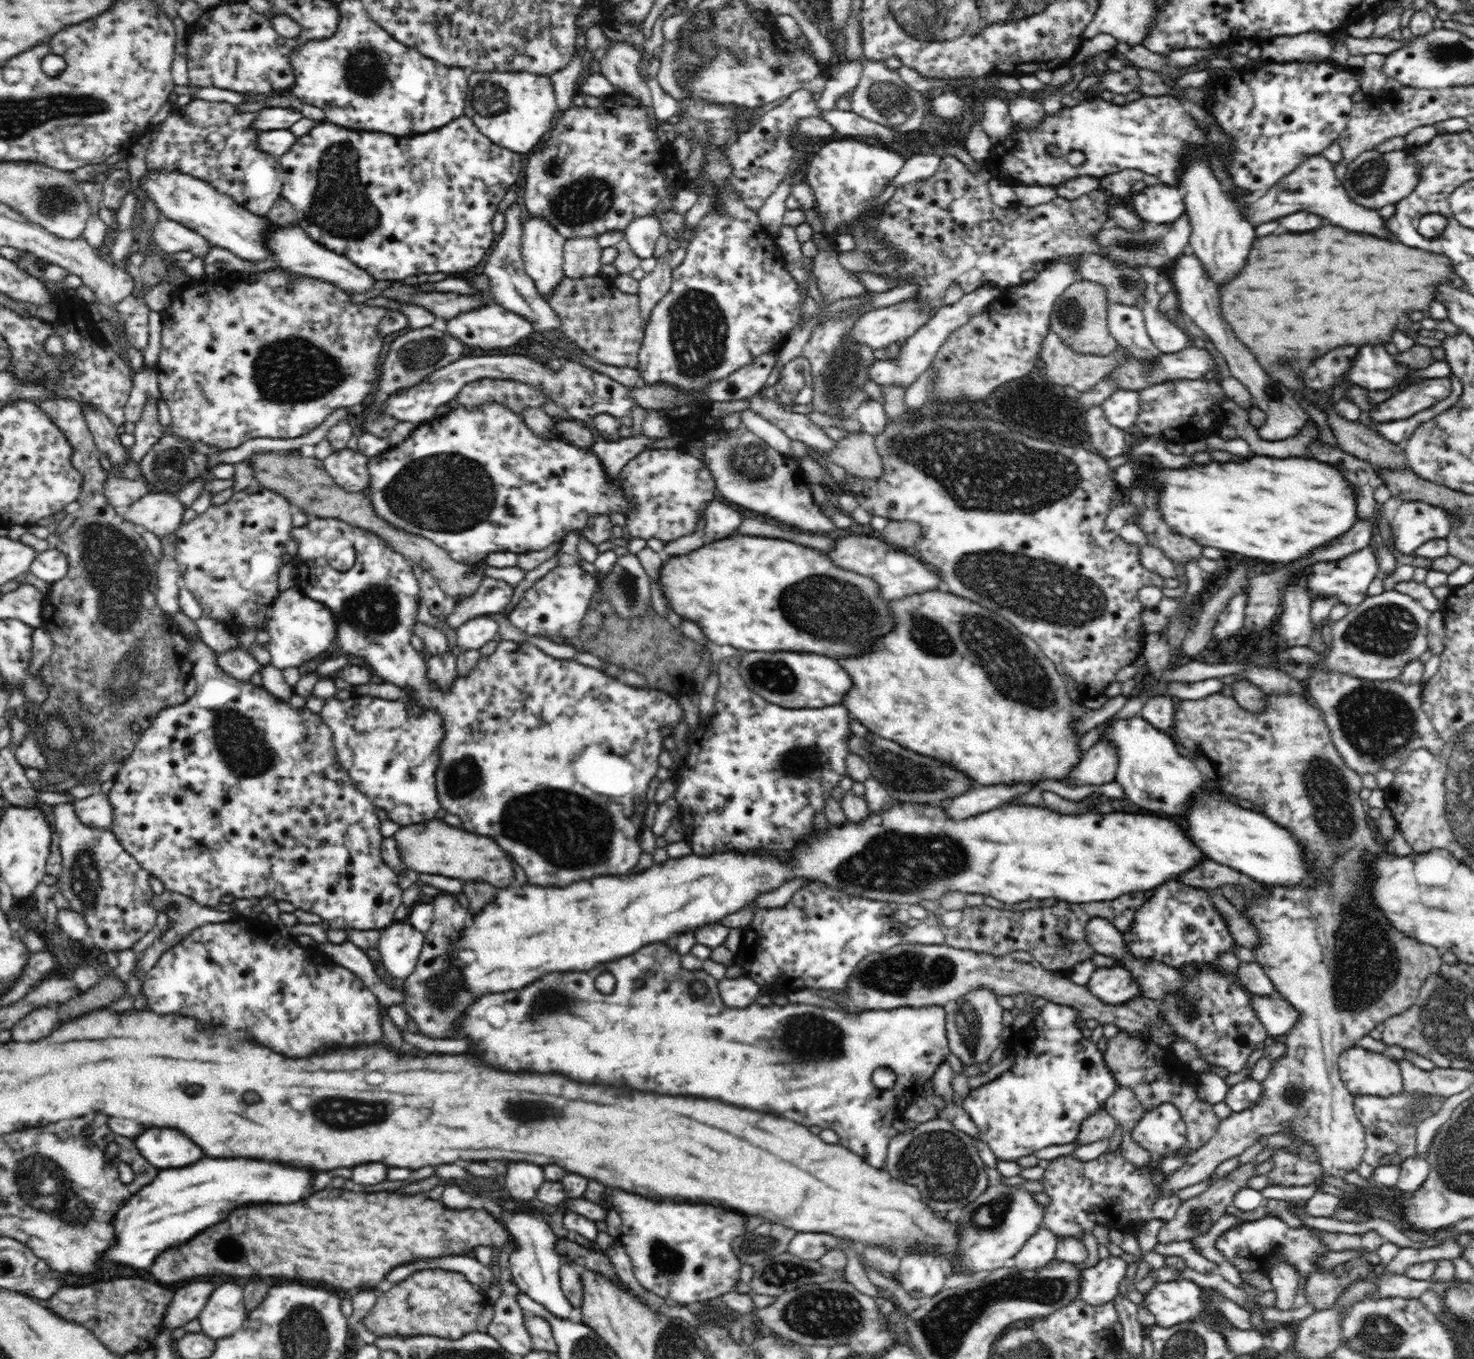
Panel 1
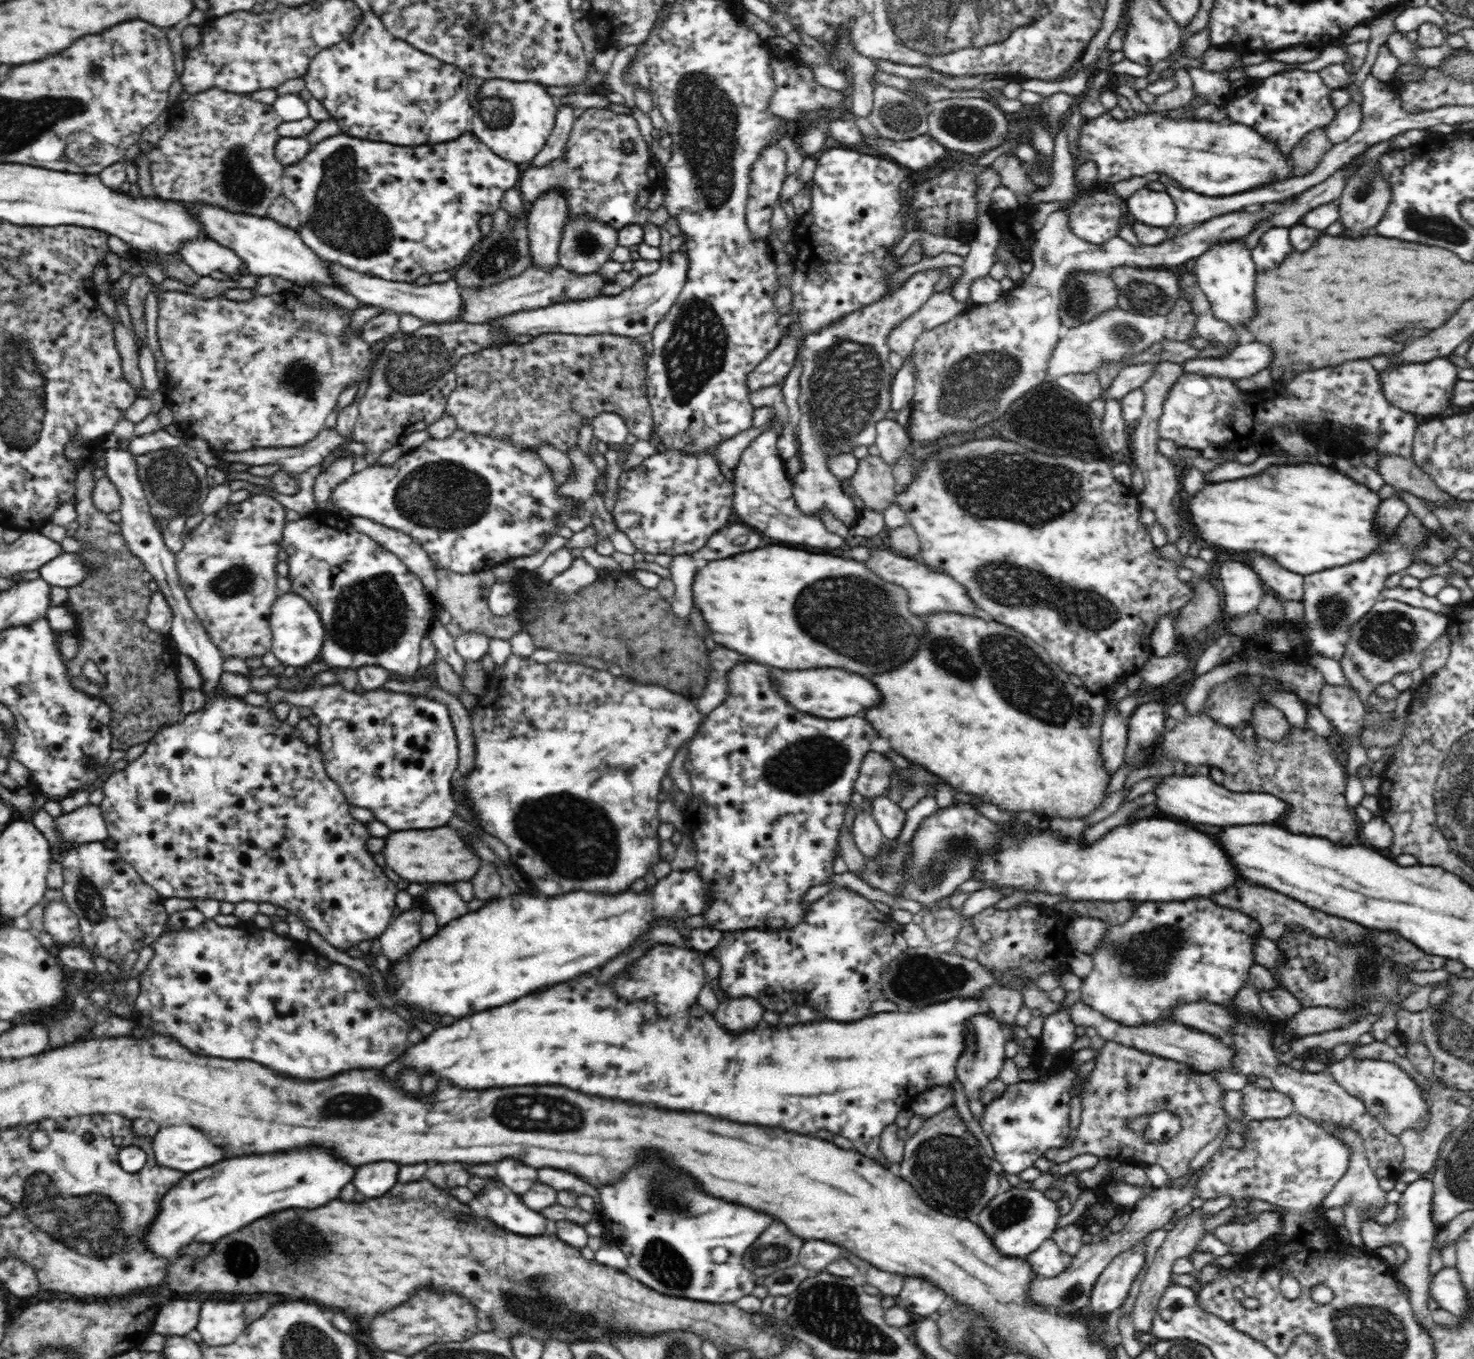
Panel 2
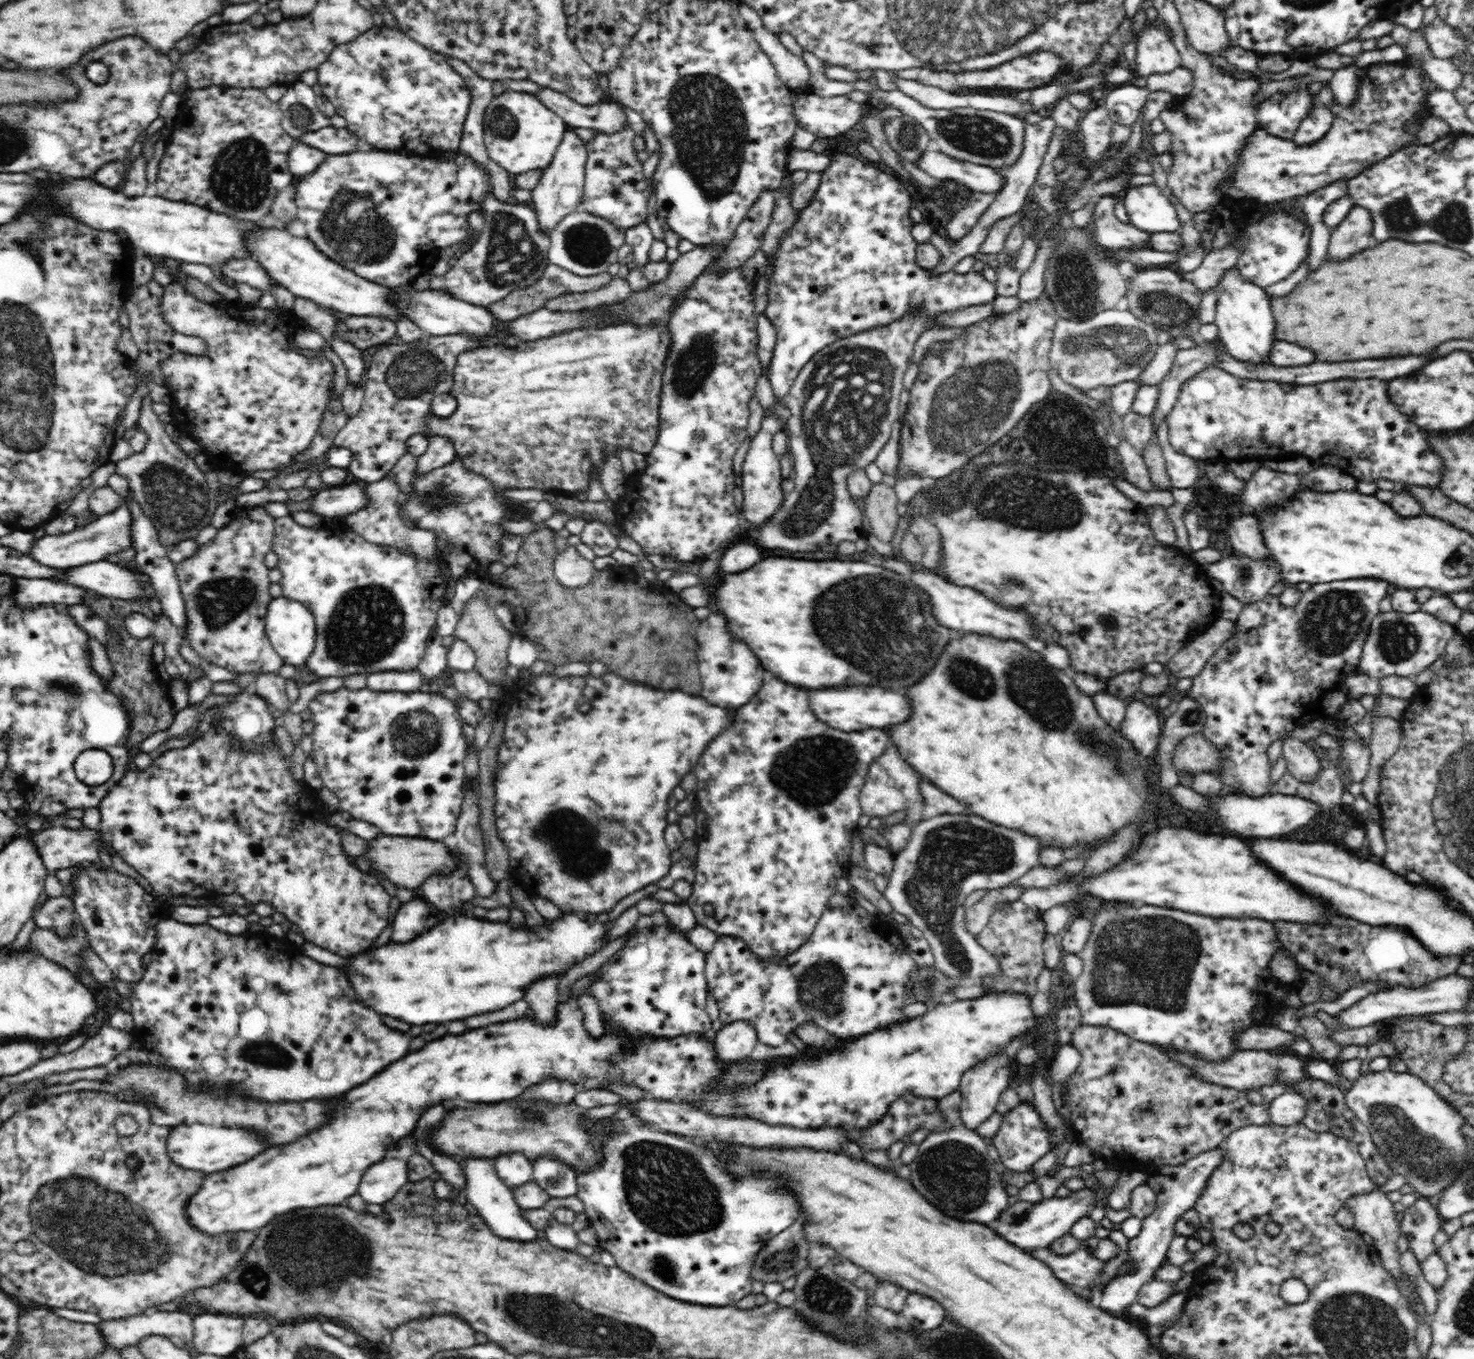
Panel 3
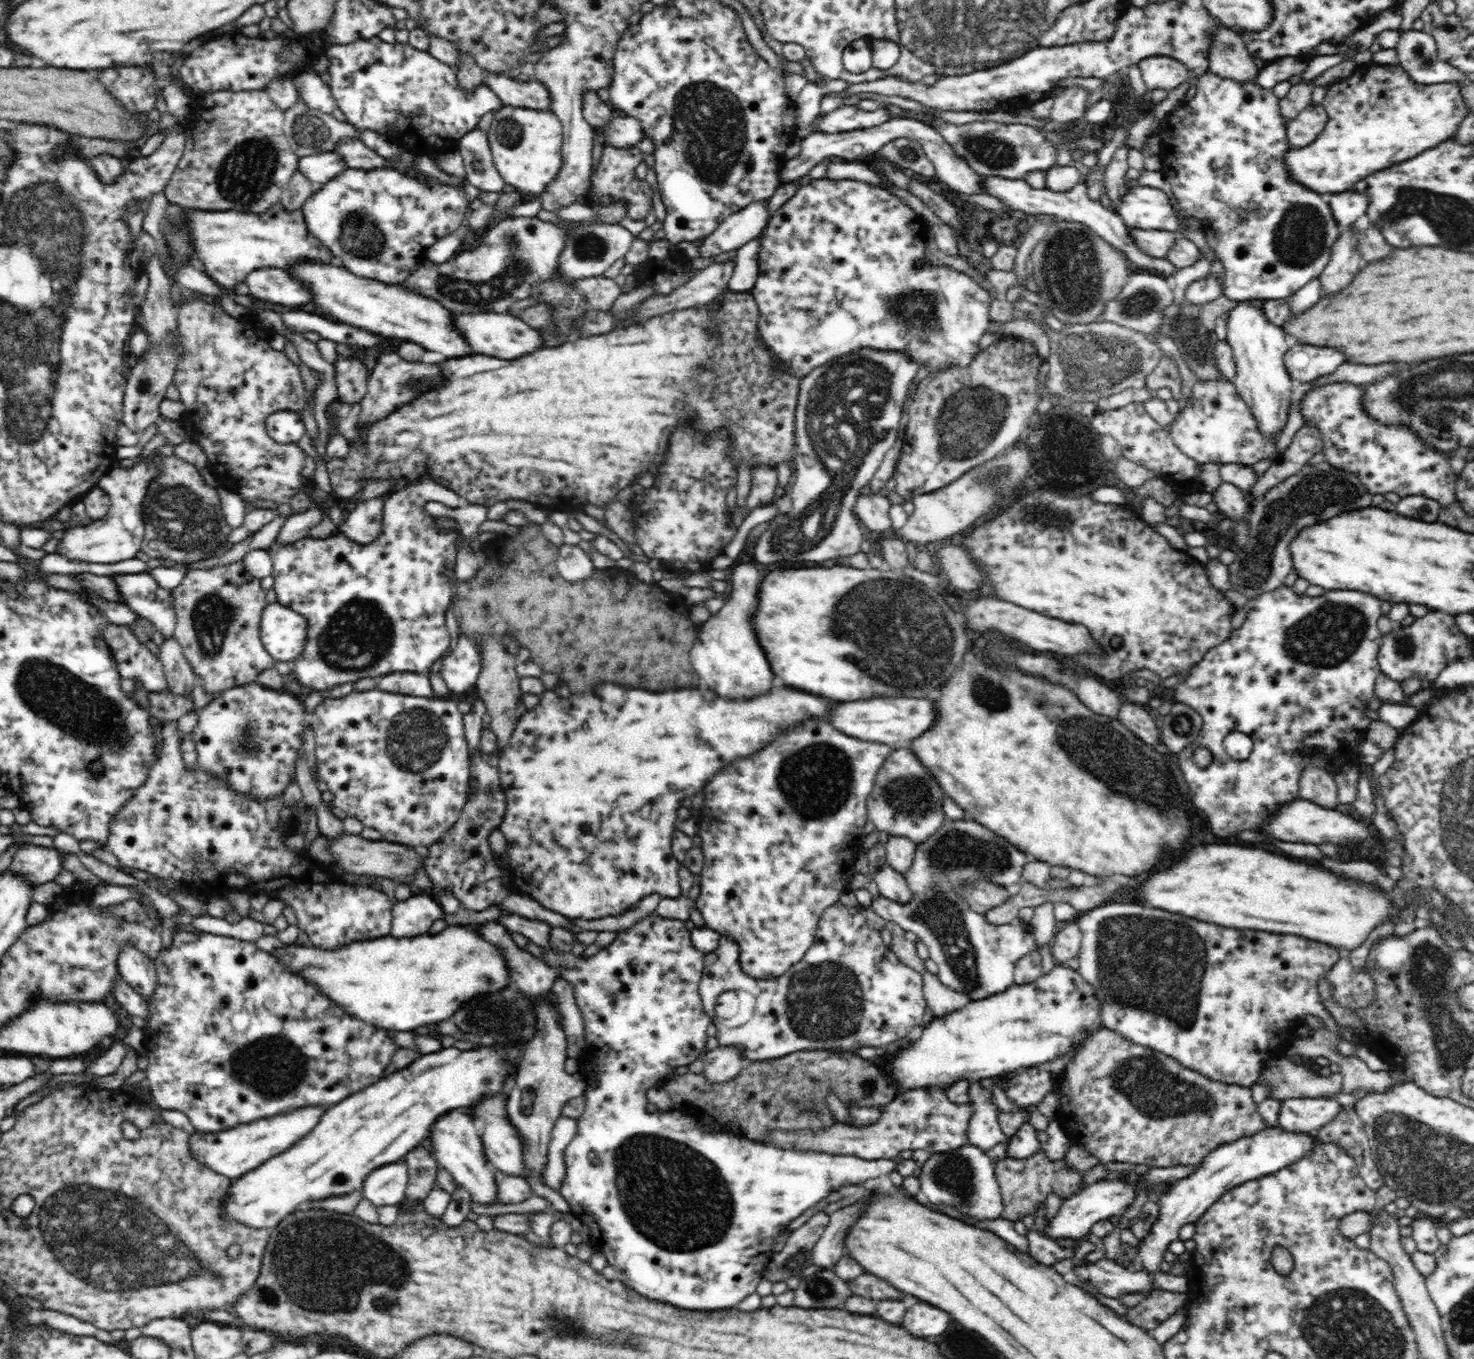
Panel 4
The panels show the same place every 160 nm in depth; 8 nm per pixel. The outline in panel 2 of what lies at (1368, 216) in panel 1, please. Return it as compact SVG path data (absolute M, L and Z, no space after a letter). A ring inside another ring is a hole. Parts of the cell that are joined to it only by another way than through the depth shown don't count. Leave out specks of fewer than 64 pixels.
M1320 127L1315 131L1309 132L1290 151L1291 178L1300 178L1302 175L1314 172L1316 170L1315 166L1333 145L1330 143L1328 135L1326 135L1326 128ZM1264 204L1246 208L1240 212L1232 212L1213 220L1190 228L1176 238L1169 238L1155 246L1141 245L1136 248L1120 237L1112 238L1106 245L1098 246L1075 236L1068 227L1068 216L1064 210L1052 212L1046 218L1044 226L1037 232L1036 244L1032 248L1029 259L1033 269L1025 275L1018 287L1004 291L1001 298L988 305L972 305L970 310L956 316L950 322L924 331L914 343L911 359L915 366L914 390L911 398L910 422L907 424L907 434L911 442L928 446L936 442L940 436L948 436L954 432L974 432L988 422L1000 420L1008 408L1022 398L1028 390L1040 386L1046 378L1048 364L1054 347L1060 340L1058 330L1062 326L1058 317L1060 309L1060 291L1064 281L1072 274L1092 271L1095 273L1110 272L1116 266L1132 266L1149 268L1157 266L1174 266L1185 264L1191 258L1205 254L1217 243L1242 239L1252 232L1252 229L1262 221L1270 220L1274 214L1272 204Z

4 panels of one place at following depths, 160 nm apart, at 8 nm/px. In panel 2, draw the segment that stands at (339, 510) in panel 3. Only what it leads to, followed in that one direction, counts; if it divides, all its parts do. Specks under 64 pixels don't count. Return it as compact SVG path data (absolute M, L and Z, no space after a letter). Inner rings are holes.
M456 428L452 432L452 436L438 440L431 438L424 440L421 446L413 452L403 454L398 458L392 466L382 466L381 464L372 464L368 468L358 468L350 478L337 484L331 490L331 503L337 510L345 510L349 512L350 516L364 517L378 524L387 526L391 529L399 530L406 533L406 535L420 541L420 545L428 553L439 568L447 568L449 572L457 572L458 574L470 574L480 570L491 570L495 566L506 563L513 557L526 557L536 554L545 544L548 536L556 536L556 532L564 526L566 520L575 516L575 510L584 505L581 500L576 500L571 496L558 495L558 485L554 481L554 477L550 472L548 466L537 453L532 451L522 451L518 447L514 447L507 438L492 438L487 434L476 434L475 432L466 432L461 428Z

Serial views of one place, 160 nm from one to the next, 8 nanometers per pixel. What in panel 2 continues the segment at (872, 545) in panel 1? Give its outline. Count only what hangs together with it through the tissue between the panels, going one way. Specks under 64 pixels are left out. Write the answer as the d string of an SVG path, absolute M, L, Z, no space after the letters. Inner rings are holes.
M880 547L872 548L873 555L864 561L864 565L874 571L886 582L902 586L910 595L910 610L914 614L934 614L934 612L957 612L958 614L968 614L968 616L978 616L980 608L970 600L970 595L966 592L966 587L956 582L946 573L938 572L928 567L919 560L918 557L910 559L896 554L893 550Z

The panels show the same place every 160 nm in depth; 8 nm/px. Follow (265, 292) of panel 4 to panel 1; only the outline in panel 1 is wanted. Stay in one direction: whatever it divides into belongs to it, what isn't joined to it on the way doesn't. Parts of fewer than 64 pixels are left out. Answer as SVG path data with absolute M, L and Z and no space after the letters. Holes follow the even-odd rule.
M161 218L154 224L154 228L155 230L152 230L151 233L153 240L158 248L165 253L190 252L190 254L205 260L204 256L211 249L208 240L179 222Z

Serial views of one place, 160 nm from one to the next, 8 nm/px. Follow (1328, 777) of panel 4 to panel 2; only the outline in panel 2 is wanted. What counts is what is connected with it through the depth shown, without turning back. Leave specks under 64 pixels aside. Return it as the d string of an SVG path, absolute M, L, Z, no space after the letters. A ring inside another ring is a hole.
M1266 700L1256 703L1252 717L1251 725L1254 728L1251 732L1260 738L1280 742L1291 734L1291 725L1282 710Z

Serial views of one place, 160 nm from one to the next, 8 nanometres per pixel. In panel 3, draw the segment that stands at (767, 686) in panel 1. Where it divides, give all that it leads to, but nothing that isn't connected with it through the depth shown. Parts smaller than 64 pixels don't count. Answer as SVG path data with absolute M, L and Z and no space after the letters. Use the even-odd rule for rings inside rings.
M844 686L832 690L810 690L810 707L816 717L831 728L856 733L867 729L886 731L888 724L910 720L912 704L904 694L884 690L880 686Z

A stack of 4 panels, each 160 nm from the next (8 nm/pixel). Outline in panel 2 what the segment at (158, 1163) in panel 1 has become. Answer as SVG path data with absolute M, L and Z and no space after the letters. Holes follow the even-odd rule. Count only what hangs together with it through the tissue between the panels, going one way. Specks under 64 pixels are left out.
M192 1126L162 1128L154 1138L153 1150L161 1166L180 1170L184 1174L228 1158L224 1148Z

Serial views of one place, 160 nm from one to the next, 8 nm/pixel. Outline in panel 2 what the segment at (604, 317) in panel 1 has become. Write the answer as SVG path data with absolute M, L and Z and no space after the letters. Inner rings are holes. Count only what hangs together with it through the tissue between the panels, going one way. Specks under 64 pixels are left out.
M534 267L524 270L520 276L508 278L500 284L480 286L480 288L460 288L463 300L463 312L458 320L469 323L488 323L490 320L517 314L521 311L547 308L555 303L578 302L591 299L601 294L604 279L600 273L579 275L566 270L564 267Z

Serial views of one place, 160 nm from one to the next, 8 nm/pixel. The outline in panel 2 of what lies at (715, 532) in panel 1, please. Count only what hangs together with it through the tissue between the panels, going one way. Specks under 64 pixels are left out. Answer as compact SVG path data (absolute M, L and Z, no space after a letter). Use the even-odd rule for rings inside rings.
M730 520L720 532L708 538L708 542L698 552L691 554L692 559L722 560L732 558L742 552L756 550L756 546L764 546L764 536L760 536L754 528L748 528L744 524L738 524L736 520Z

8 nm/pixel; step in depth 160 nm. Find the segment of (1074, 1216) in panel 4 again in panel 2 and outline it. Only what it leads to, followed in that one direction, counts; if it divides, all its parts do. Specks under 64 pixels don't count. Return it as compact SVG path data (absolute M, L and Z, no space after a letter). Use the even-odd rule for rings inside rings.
M1012 1187L1008 1192L999 1189L999 1194L978 1215L970 1216L970 1221L978 1224L984 1233L992 1239L992 1245L1004 1255L1025 1258L1040 1248L1044 1240L1051 1238L1058 1226L1060 1210L1057 1202L1046 1198L1036 1189Z

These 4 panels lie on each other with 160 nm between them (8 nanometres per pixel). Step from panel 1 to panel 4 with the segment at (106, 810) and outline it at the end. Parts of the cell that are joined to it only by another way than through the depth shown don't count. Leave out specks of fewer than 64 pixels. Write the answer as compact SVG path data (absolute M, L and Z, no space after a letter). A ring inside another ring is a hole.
M24 843L13 852L11 863L8 865L7 870L13 872L13 874L19 874L23 876L32 886L40 886L49 880L54 880L62 867L62 856L66 853L61 853L57 848L48 849L47 847L41 847L33 845L32 843Z

